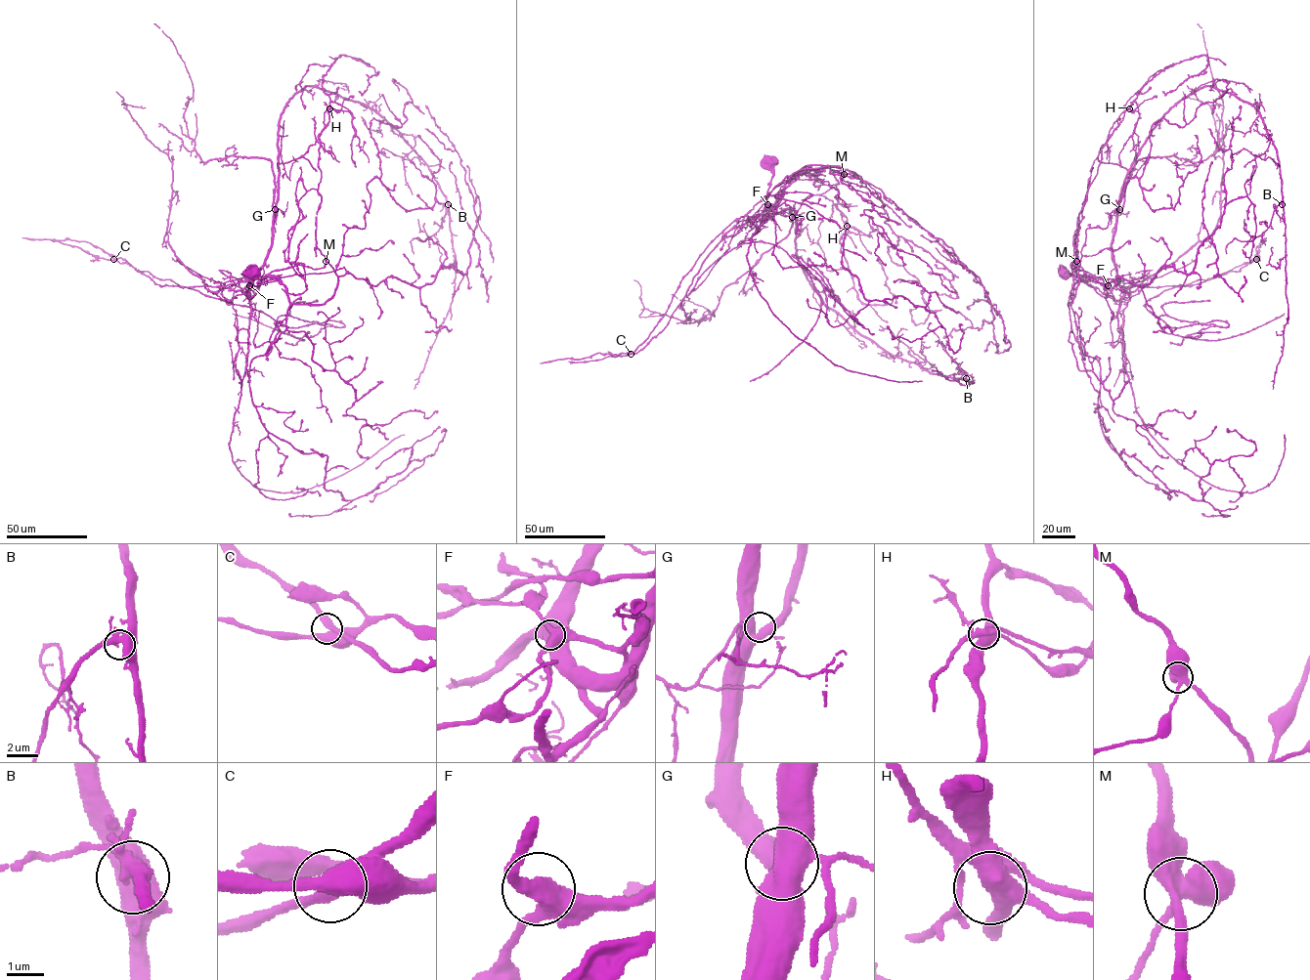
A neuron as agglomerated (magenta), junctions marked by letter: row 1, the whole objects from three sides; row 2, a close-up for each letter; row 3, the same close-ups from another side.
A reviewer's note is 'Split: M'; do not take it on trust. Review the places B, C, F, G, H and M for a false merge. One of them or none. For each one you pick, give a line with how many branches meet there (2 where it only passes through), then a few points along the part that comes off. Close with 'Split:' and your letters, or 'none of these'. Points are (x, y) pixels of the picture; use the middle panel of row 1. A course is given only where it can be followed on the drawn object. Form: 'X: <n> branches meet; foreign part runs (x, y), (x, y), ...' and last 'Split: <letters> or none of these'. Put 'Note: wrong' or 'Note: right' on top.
Note: right
M: 4 branches meet; foreign part runs (844, 174), (736, 218), (633, 352), (767, 242), (838, 299), (794, 255), (819, 317), (750, 381)
Split: M

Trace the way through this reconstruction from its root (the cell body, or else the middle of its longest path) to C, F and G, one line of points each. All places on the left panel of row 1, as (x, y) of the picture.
C: (253, 274), (249, 297), (257, 287), (246, 281), (223, 286), (160, 285), (132, 266), (113, 259)
F: (253, 274), (249, 297), (257, 287), (249, 285)
G: (253, 274), (249, 297), (254, 294), (252, 277), (263, 264), (272, 245), (275, 209)

